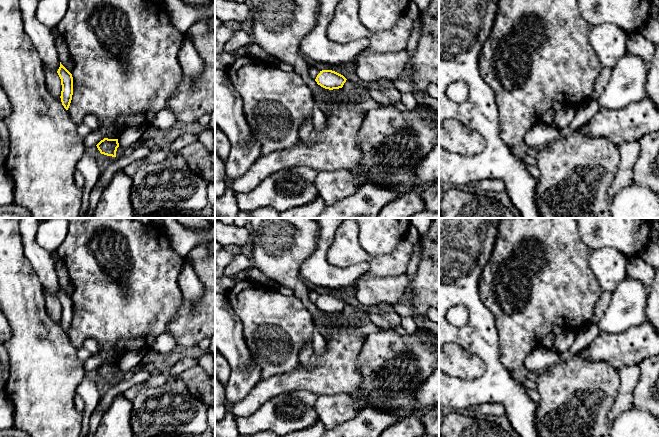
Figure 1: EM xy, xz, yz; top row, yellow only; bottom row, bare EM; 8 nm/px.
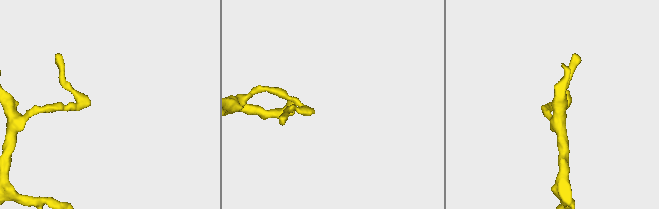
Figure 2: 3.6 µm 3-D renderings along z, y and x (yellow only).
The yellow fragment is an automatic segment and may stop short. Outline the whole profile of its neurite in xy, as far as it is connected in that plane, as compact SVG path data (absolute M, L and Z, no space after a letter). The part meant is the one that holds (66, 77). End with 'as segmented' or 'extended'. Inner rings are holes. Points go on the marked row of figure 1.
M61 64L57 71L62 85L61 102L66 110L68 110L73 95L73 77L72 74Z; as segmented

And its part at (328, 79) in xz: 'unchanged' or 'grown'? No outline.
unchanged

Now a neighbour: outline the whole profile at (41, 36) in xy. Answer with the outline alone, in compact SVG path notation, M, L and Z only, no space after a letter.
M19 0L24 29L39 54L44 69L57 72L60 67L60 61L55 44L56 37L52 34L52 29L42 24L36 18L35 14L39 1Z

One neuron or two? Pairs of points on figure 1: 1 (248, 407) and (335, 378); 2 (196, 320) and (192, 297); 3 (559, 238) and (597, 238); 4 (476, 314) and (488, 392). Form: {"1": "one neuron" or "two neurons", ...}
{"1": "one neuron", "2": "two neurons", "3": "two neurons", "4": "one neuron"}

